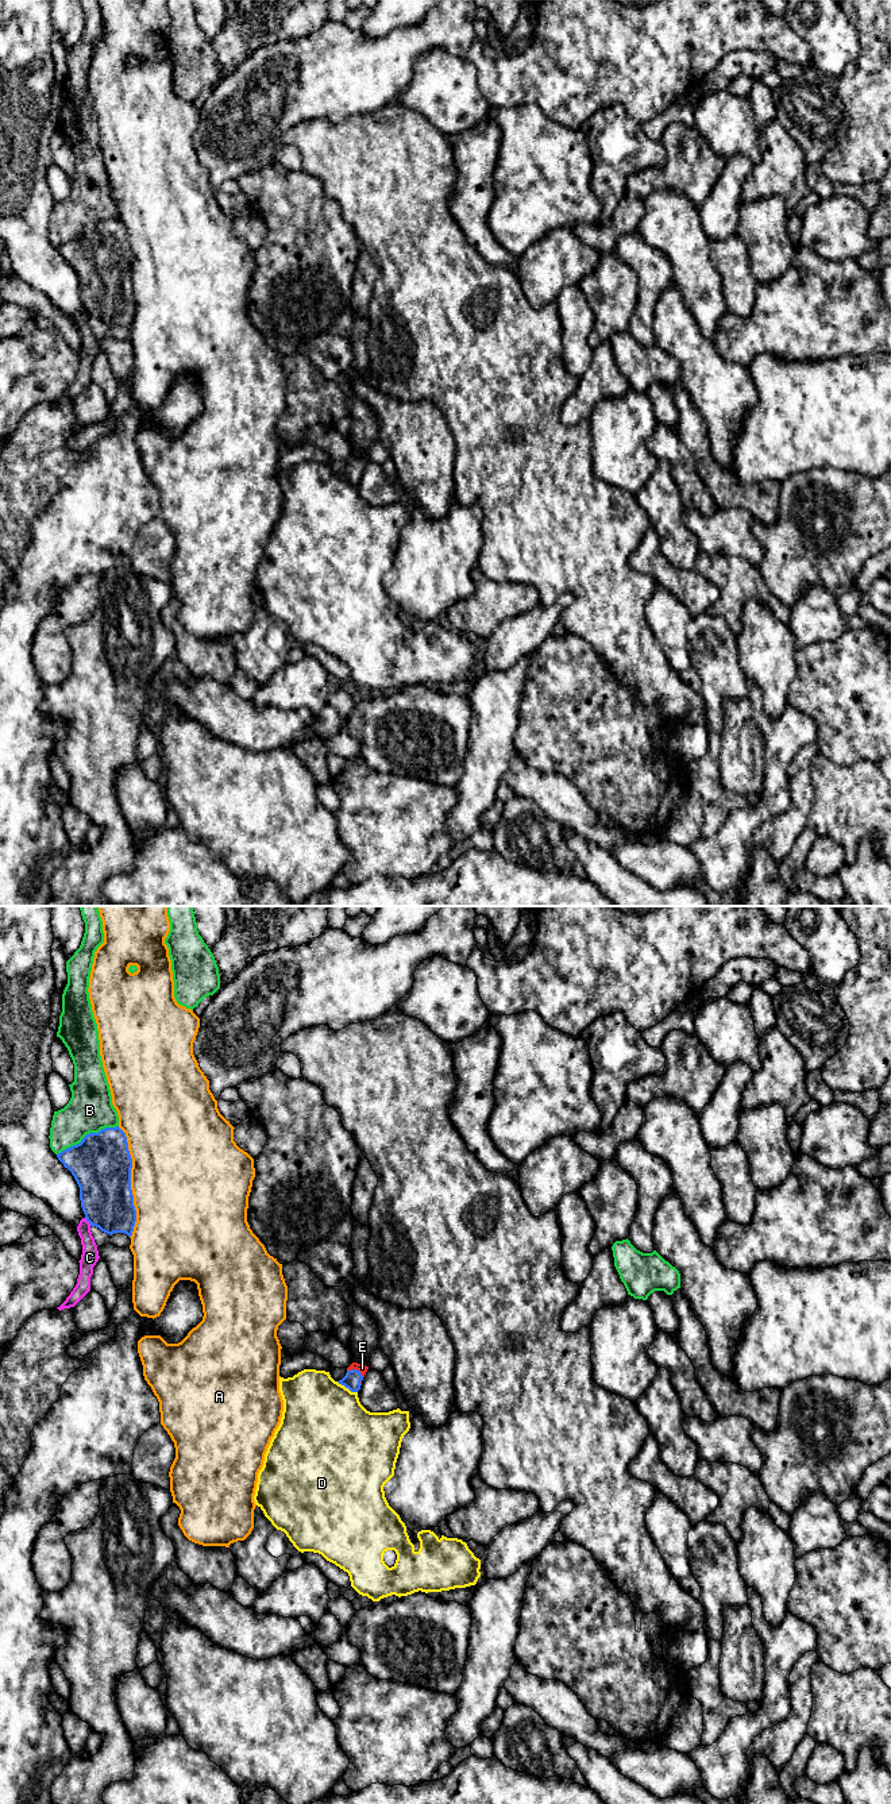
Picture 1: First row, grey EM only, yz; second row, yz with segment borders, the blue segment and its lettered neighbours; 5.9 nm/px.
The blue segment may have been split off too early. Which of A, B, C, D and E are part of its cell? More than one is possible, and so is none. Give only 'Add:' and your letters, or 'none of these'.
Add: E

